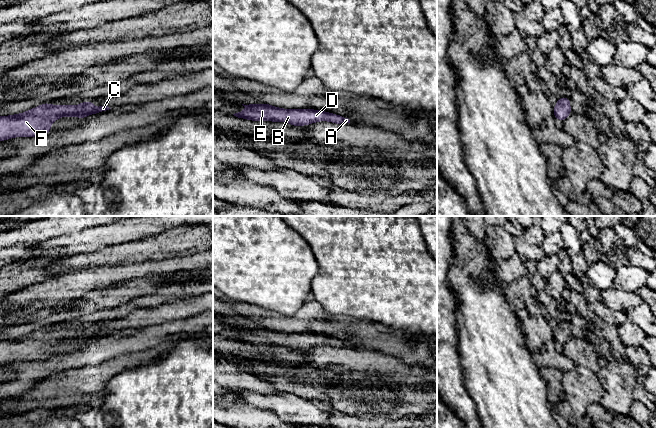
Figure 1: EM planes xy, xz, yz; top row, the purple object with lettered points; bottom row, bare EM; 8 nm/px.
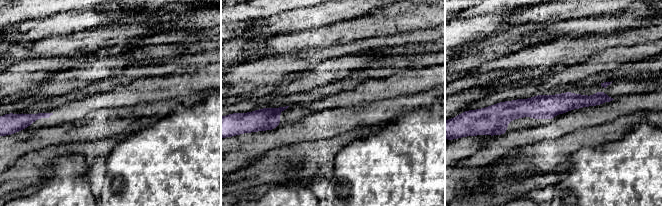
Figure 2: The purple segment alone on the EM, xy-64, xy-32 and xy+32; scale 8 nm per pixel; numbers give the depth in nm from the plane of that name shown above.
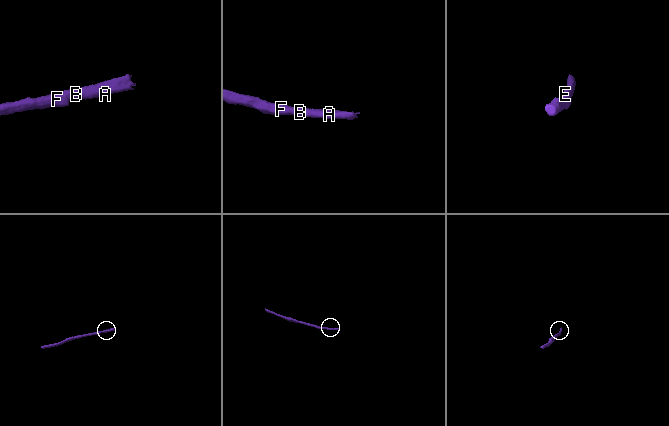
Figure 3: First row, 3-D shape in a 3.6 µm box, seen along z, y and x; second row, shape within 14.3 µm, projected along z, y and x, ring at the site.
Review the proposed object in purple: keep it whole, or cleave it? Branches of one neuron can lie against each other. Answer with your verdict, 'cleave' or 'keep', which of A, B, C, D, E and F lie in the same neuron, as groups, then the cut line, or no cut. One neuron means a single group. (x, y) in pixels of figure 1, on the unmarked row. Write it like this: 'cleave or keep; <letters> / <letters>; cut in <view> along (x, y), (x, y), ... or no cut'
keep; A B C D E F; no cut

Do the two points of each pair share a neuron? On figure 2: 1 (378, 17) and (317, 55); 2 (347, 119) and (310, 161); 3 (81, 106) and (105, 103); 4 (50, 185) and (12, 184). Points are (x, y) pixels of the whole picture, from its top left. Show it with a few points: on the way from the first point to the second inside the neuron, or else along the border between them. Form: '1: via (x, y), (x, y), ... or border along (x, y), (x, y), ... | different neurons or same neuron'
1: border along (360, 38), (354, 41), (336, 42), (315, 48) | different neurons
2: border along (353, 129), (332, 137), (308, 141) | different neurons
3: via (87, 105), (99, 103) | same neuron
4: border along (46, 164), (43, 167), (43, 178), (35, 185) | different neurons

